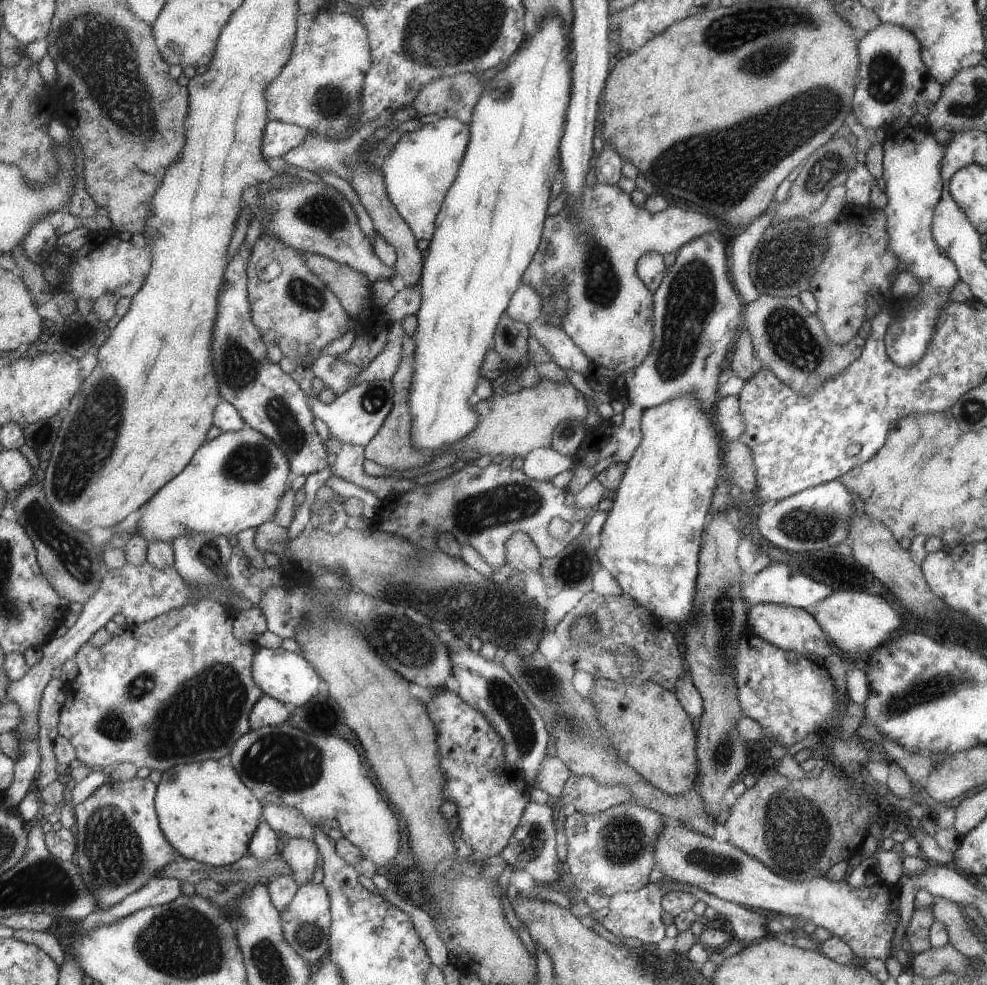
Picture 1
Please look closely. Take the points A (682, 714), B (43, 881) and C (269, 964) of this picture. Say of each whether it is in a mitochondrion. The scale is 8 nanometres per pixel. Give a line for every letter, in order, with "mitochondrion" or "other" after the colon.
A: other
B: mitochondrion
C: mitochondrion

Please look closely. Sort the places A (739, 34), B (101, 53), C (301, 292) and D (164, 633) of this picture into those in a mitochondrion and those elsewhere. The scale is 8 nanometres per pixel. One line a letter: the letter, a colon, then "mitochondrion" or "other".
A: mitochondrion
B: mitochondrion
C: mitochondrion
D: other

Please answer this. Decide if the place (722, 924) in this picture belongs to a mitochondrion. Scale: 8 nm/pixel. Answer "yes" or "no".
no

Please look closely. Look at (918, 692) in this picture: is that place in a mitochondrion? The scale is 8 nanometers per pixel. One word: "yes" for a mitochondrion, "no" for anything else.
yes

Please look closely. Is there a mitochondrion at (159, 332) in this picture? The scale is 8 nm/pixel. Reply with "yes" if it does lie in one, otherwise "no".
no

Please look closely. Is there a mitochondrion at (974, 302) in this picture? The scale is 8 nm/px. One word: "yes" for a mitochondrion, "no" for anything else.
no

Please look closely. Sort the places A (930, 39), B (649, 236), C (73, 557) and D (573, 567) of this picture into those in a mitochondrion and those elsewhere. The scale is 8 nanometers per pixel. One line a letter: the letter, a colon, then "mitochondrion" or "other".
A: other
B: other
C: mitochondrion
D: mitochondrion

